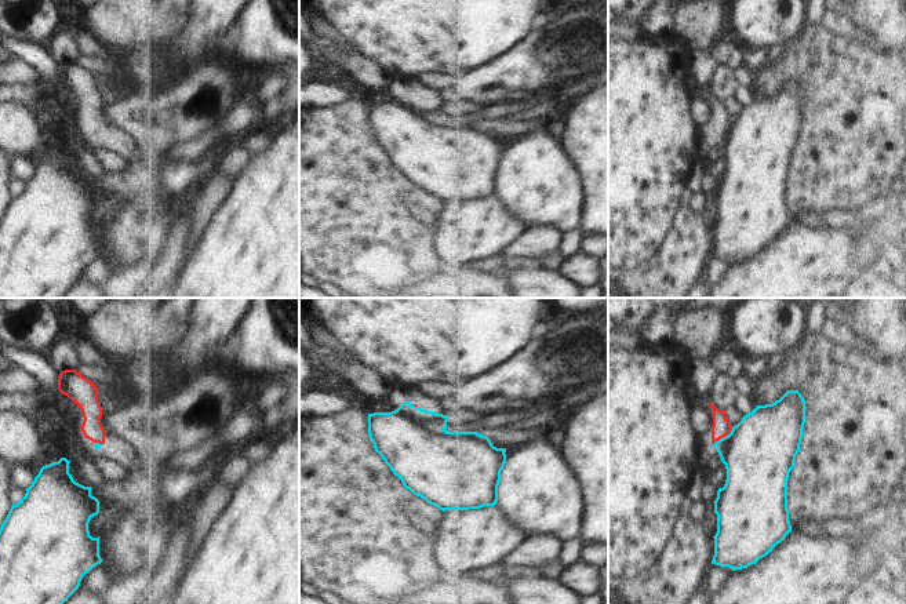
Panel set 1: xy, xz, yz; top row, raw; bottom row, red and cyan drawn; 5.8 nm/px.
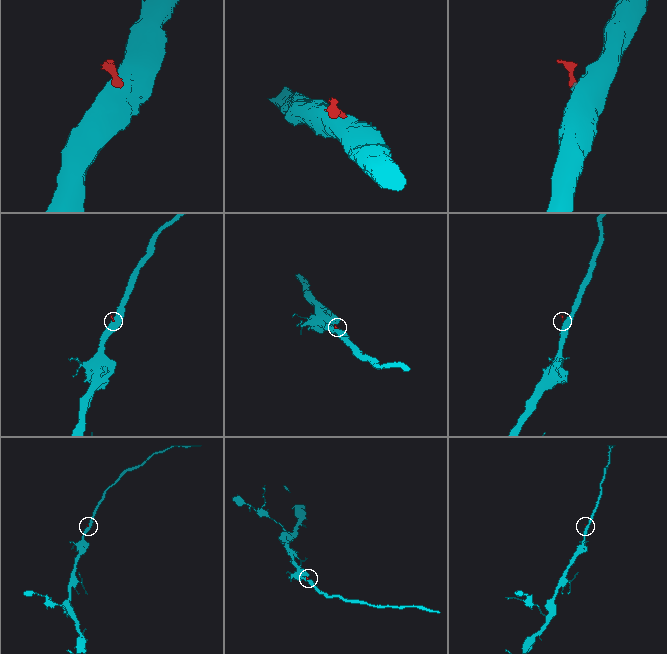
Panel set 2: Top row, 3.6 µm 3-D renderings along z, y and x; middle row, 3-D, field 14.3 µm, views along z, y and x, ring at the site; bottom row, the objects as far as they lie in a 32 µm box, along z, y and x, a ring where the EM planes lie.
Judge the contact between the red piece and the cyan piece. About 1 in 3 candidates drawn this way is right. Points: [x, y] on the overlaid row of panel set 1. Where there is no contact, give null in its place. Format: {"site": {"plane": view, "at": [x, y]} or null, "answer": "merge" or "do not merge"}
{"site": {"plane": "yz", "at": [723, 436]}, "answer": "do not merge"}

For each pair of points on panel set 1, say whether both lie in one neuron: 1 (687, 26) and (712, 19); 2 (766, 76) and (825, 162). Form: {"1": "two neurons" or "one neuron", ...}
{"1": "one neuron", "2": "one neuron"}

